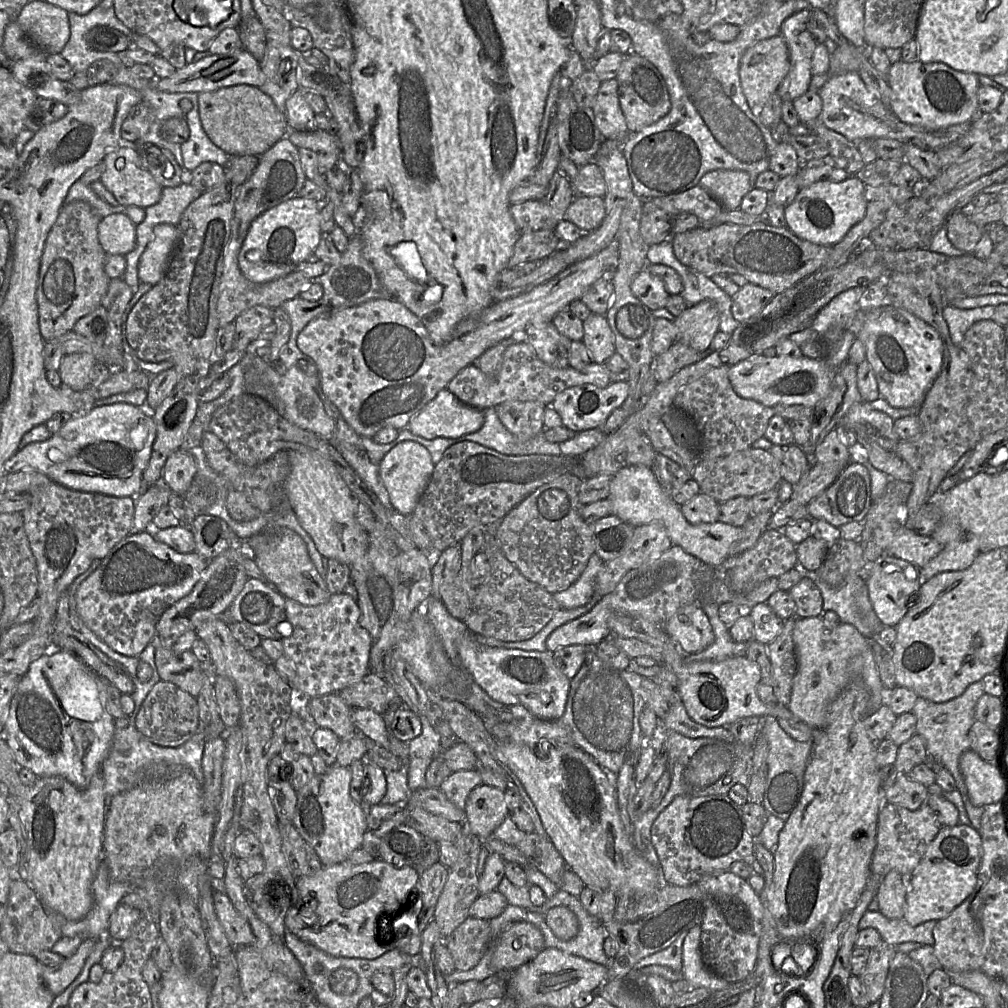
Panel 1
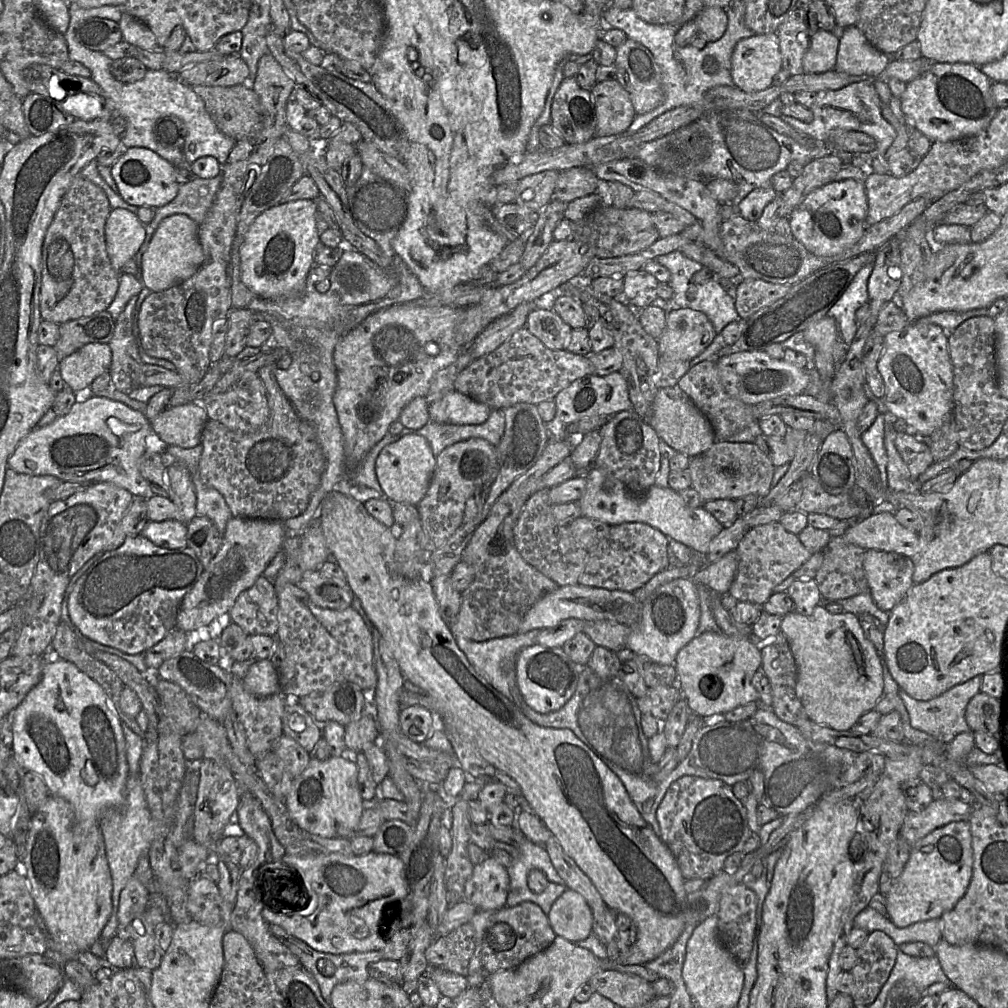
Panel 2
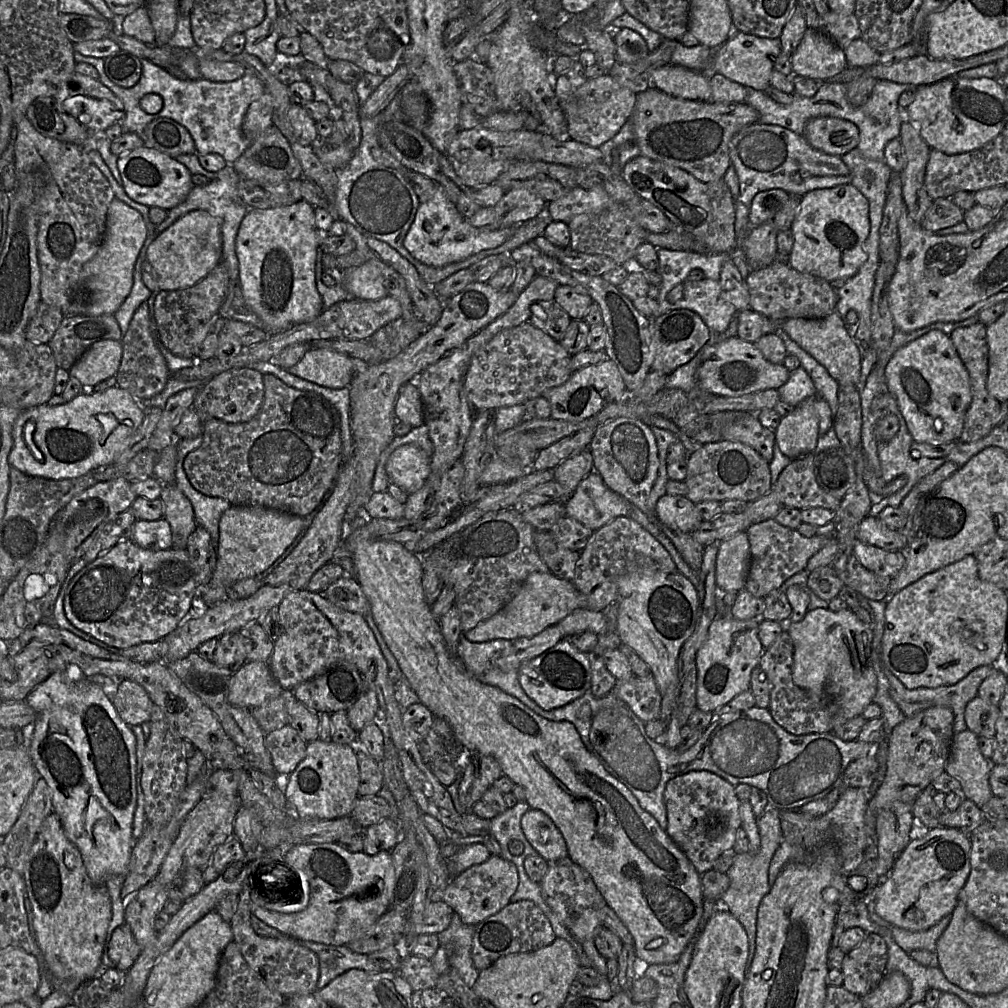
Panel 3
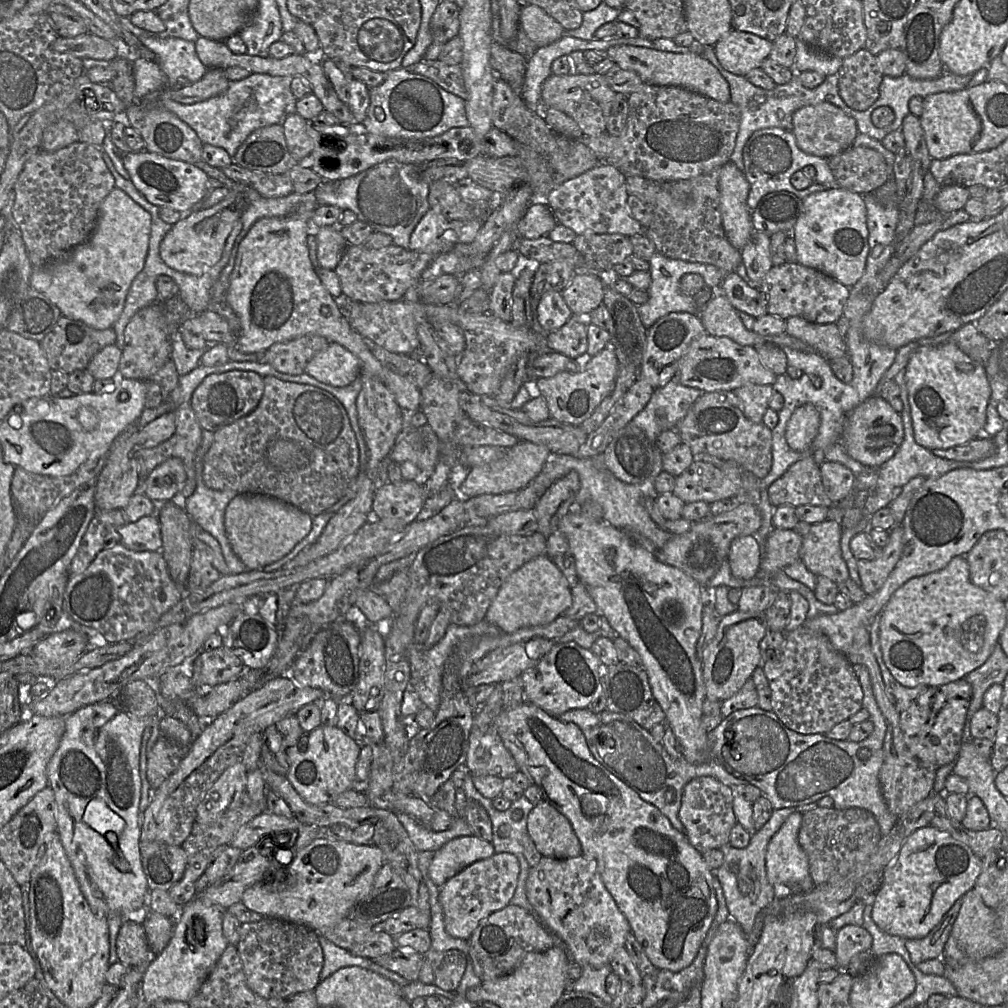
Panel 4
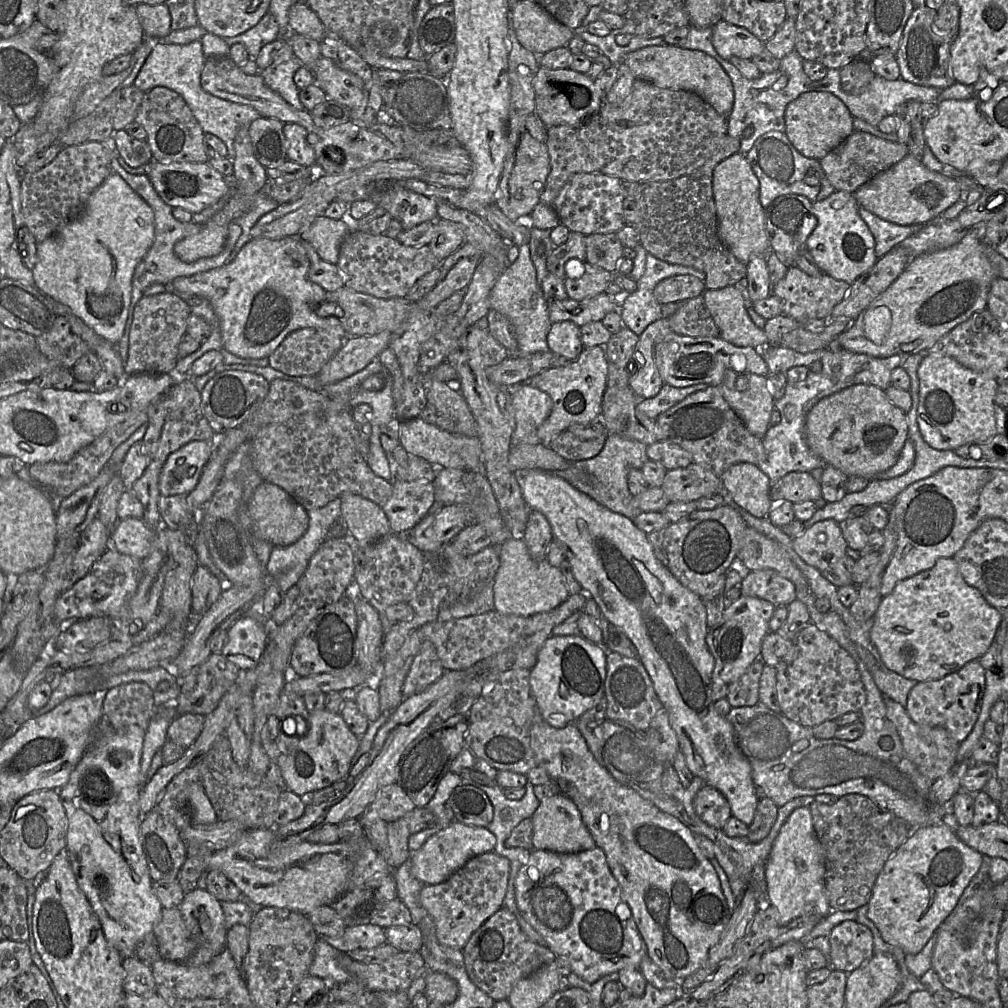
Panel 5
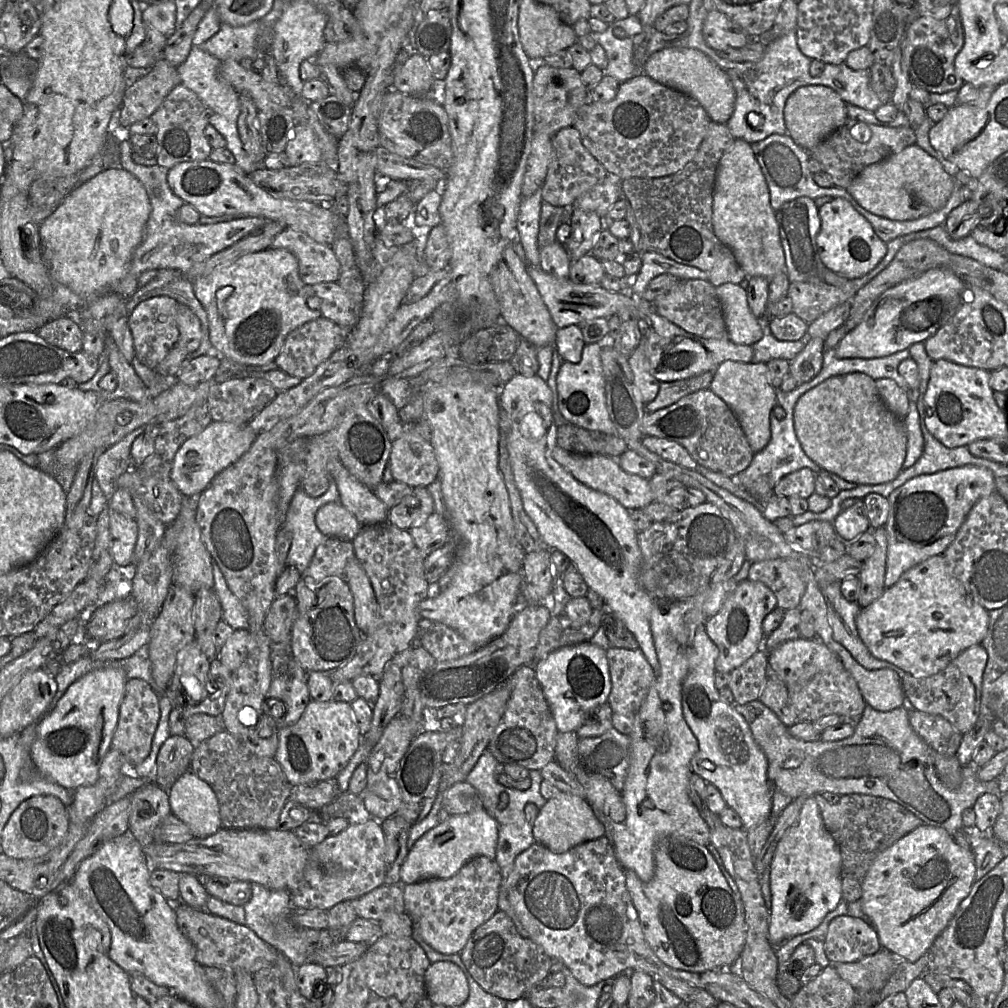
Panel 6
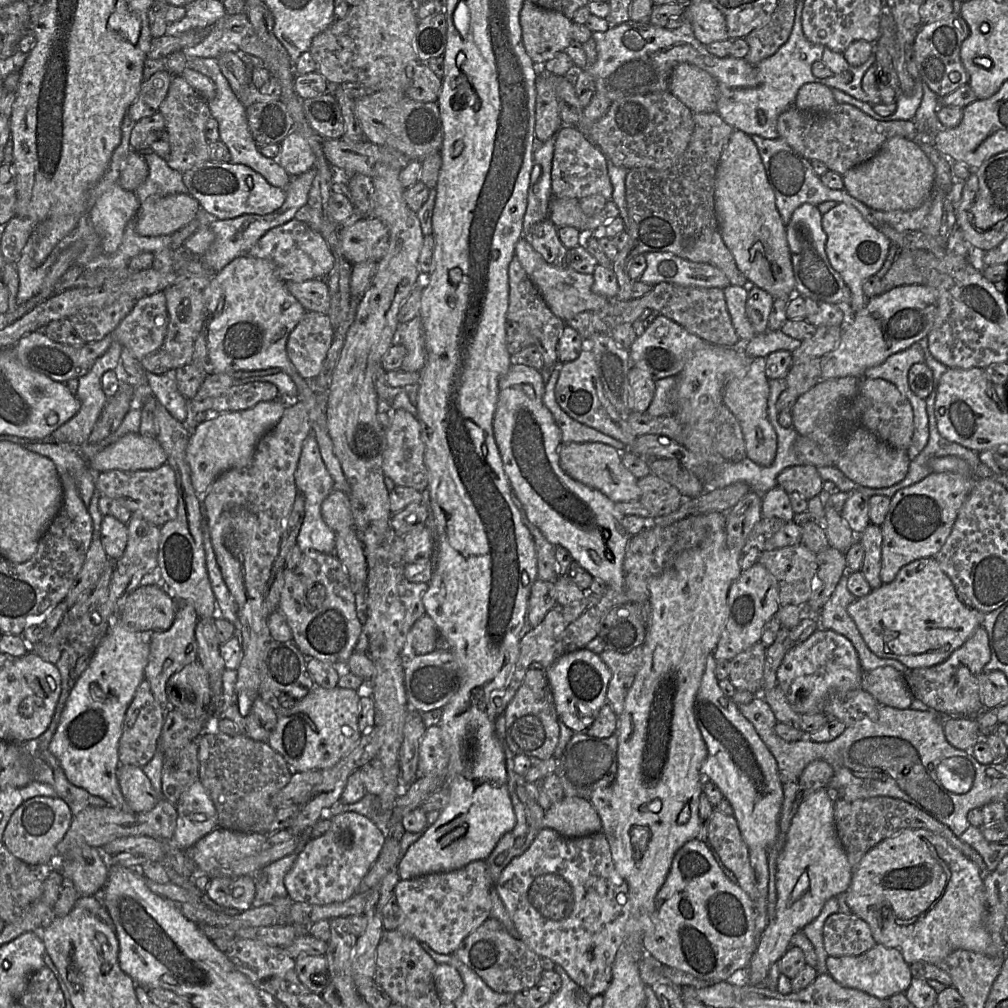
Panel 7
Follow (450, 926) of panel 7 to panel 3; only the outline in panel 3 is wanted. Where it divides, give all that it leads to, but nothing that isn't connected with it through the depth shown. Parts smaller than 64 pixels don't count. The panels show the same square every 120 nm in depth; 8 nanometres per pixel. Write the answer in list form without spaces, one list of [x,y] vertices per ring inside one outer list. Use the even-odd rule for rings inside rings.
[[[491,855],[484,863],[473,865],[461,874],[453,876],[443,893],[442,901],[459,915],[464,924],[476,926],[510,903],[518,882],[515,864],[501,856]]]

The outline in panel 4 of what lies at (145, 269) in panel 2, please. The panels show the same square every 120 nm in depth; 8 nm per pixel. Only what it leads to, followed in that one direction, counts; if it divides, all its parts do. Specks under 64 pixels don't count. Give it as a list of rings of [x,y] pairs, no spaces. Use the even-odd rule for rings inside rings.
[[[230,190],[229,194],[211,208],[193,212],[174,224],[160,244],[160,256],[170,268],[192,275],[202,275],[222,257],[224,247],[235,223],[248,207],[245,191]]]

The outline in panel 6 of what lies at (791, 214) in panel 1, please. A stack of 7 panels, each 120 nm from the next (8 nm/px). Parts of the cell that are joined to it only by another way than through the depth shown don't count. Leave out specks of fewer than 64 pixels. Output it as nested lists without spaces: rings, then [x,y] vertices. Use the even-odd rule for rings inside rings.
[[[833,198],[818,209],[820,230],[816,237],[819,257],[825,267],[849,280],[861,278],[873,270],[887,251],[887,243],[875,233],[867,219],[844,198]]]

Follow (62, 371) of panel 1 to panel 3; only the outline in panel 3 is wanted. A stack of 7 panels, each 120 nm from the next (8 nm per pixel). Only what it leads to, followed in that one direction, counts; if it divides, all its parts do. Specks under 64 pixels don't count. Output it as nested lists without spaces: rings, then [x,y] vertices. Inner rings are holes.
[[[105,339],[93,343],[69,369],[70,377],[80,381],[86,390],[114,376],[120,366],[122,343]]]

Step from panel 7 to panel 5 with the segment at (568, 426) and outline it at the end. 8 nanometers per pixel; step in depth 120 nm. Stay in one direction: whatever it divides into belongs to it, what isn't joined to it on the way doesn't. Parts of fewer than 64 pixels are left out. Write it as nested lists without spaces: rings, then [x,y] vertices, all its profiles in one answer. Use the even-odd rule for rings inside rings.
[[[564,430],[553,438],[549,447],[564,459],[576,462],[597,456],[605,442],[605,437],[582,440],[569,430]]]

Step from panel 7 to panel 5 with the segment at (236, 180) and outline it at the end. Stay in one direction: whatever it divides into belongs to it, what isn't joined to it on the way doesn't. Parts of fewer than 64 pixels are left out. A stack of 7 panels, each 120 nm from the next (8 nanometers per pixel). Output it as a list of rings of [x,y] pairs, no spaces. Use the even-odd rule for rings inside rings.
[[[151,161],[145,173],[162,200],[172,208],[183,208],[192,214],[203,211],[230,192],[226,178],[208,163]],[[320,215],[301,237],[312,244],[324,261],[338,264],[341,245],[352,229],[353,224],[346,217],[337,220]]]

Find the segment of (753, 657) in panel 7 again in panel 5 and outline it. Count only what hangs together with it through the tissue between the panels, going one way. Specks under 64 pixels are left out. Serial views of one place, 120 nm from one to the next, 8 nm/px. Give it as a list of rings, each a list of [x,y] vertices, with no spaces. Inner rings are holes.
[[[758,658],[747,671],[728,686],[726,699],[731,707],[754,706],[759,703],[759,683],[765,663]]]

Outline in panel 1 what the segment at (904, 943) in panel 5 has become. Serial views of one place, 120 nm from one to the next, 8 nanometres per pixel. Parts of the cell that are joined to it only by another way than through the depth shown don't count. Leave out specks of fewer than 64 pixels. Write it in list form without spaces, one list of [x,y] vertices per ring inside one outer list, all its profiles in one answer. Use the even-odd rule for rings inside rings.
[[[957,824],[942,829],[928,845],[911,874],[903,919],[911,926],[946,918],[974,891],[982,857],[981,836],[971,825]]]

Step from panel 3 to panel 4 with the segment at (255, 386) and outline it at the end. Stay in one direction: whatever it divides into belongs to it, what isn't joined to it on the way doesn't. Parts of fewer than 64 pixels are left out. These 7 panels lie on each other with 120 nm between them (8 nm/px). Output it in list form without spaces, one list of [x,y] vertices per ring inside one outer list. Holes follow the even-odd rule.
[[[231,370],[208,375],[192,394],[190,404],[203,430],[215,431],[252,412],[264,391],[263,377],[253,371]]]

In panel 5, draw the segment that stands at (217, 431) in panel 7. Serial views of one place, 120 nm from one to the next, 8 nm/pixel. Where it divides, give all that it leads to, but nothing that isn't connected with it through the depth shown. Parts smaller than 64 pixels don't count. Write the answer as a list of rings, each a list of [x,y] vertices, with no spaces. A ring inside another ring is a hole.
[[[196,440],[171,453],[159,475],[160,495],[187,495],[193,491],[212,450],[212,441]]]

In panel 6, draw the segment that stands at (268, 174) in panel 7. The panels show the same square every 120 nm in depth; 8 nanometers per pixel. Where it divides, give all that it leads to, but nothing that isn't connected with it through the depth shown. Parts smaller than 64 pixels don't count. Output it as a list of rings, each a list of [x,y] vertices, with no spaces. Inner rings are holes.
[[[200,47],[191,49],[186,61],[176,67],[181,78],[181,84],[197,94],[207,109],[209,123],[214,126],[225,138],[226,148],[233,154],[235,165],[246,174],[258,169],[266,168],[264,163],[254,162],[243,148],[239,137],[237,122],[240,114],[239,94],[222,78],[220,74],[222,61]]]

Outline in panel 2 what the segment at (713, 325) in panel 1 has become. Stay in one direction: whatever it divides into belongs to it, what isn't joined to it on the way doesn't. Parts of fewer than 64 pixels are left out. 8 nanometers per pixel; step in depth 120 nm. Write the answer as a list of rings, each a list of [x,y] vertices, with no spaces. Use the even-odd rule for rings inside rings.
[[[680,308],[666,313],[666,326],[657,339],[659,356],[691,361],[714,340],[717,333],[708,317],[696,310]]]

